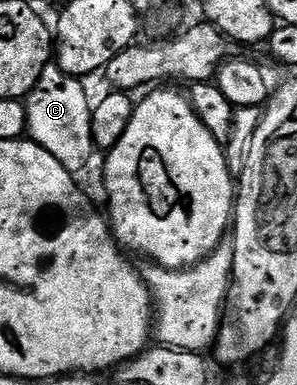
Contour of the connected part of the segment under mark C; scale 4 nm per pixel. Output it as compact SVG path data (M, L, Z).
M51 64L44 68L40 80L32 88L32 92L27 94L24 101L26 104L26 134L29 141L35 142L44 152L52 152L60 164L69 174L81 175L81 170L90 162L90 157L96 154L94 137L92 136L92 98L86 95L83 83L79 79L73 78L71 74L65 74L57 64Z

